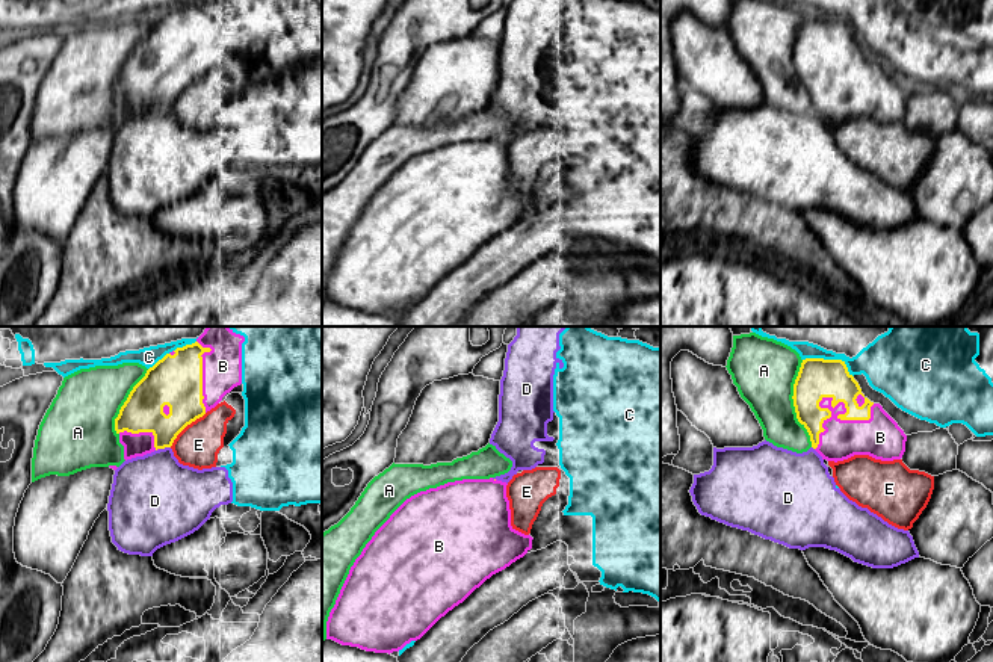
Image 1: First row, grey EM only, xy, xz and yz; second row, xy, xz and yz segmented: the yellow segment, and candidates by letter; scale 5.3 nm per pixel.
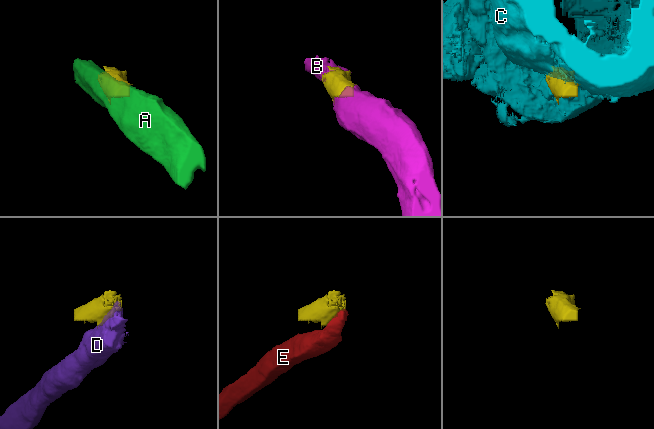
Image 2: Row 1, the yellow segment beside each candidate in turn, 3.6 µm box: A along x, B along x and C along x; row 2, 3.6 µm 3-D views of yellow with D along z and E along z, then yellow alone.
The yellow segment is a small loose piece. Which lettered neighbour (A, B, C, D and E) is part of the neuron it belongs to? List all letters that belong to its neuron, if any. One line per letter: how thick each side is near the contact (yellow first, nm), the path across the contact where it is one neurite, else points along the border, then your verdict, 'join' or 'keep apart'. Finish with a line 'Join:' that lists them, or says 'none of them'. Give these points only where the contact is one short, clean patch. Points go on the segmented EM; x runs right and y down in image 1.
A: 220 nm thick on the yellow side, 340 nm on the other; keep apart
B: 220 nm thick on the yellow side, 200 nm on the other; join
C: 220 nm thick on the yellow side, 200 nm on the other; keep apart
D: 220 nm thick on the yellow side, 420 nm on the other; border along xy (170, 446), (159, 449); keep apart
E: 280 nm thick on the yellow side, 220 nm on the other; border along xy (206, 413), (192, 420), (170, 446); keep apart
Join: B

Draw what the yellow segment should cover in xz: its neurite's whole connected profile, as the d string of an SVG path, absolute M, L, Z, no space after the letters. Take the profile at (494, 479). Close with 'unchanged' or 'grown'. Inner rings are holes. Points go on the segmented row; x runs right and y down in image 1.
M462 479L407 499L375 532L355 559L326 621L326 639L366 651L393 653L420 639L441 617L462 603L493 574L532 549L532 537L511 526L506 482Z; grown

